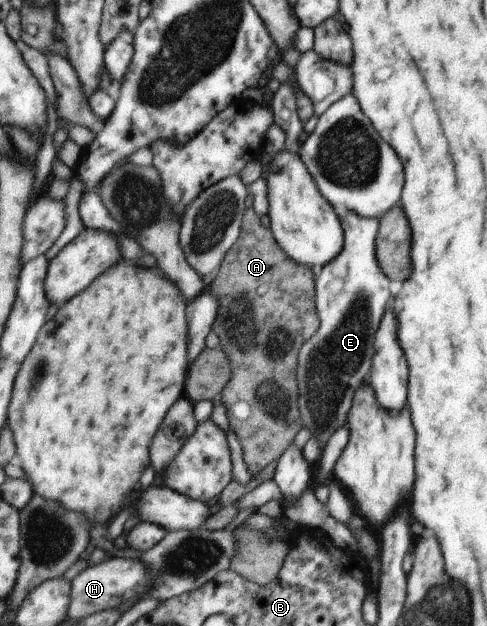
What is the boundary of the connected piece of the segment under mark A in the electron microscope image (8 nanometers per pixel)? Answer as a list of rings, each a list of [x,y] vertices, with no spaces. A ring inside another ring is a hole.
[[[246,208],[240,220],[239,236],[224,254],[217,276],[210,277],[209,290],[219,300],[217,316],[213,319],[211,331],[218,336],[218,346],[226,350],[231,361],[231,380],[222,388],[219,399],[226,408],[228,426],[236,434],[243,462],[251,478],[254,478],[257,472],[263,472],[267,464],[275,462],[290,444],[295,444],[295,436],[299,436],[299,429],[304,427],[299,414],[299,388],[295,370],[299,346],[319,328],[319,313],[316,312],[315,304],[317,271],[316,267],[300,265],[288,258],[282,248],[279,248],[274,232],[267,228],[267,224],[263,224],[263,216],[257,216],[253,209]],[[231,298],[243,298],[245,302],[249,300],[249,304],[245,304],[245,308],[239,304],[231,304]],[[237,402],[245,402],[249,406],[249,415],[245,418],[233,416],[233,406]]]

